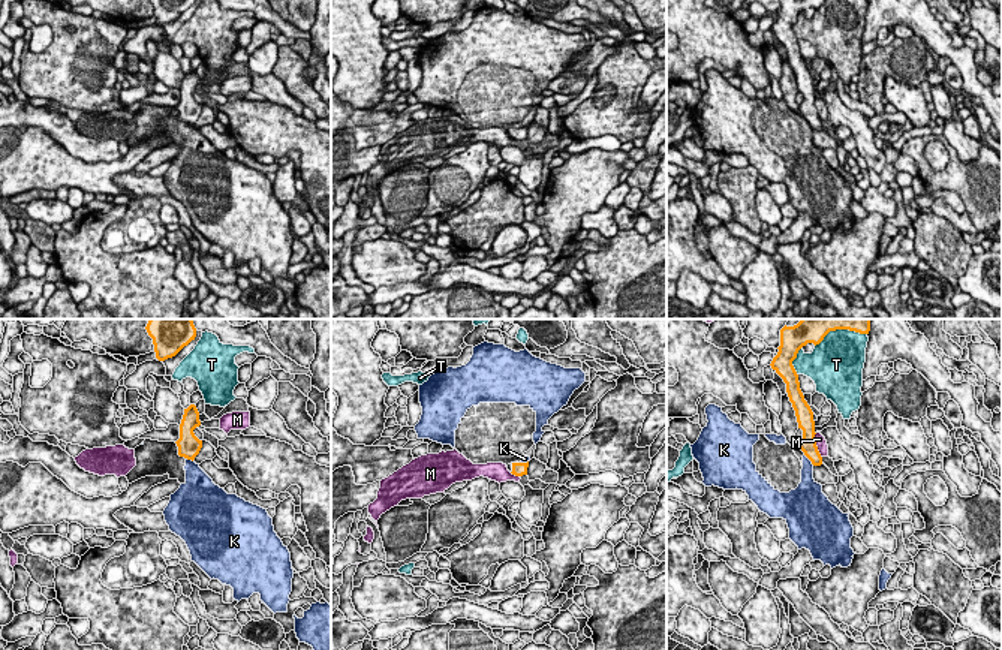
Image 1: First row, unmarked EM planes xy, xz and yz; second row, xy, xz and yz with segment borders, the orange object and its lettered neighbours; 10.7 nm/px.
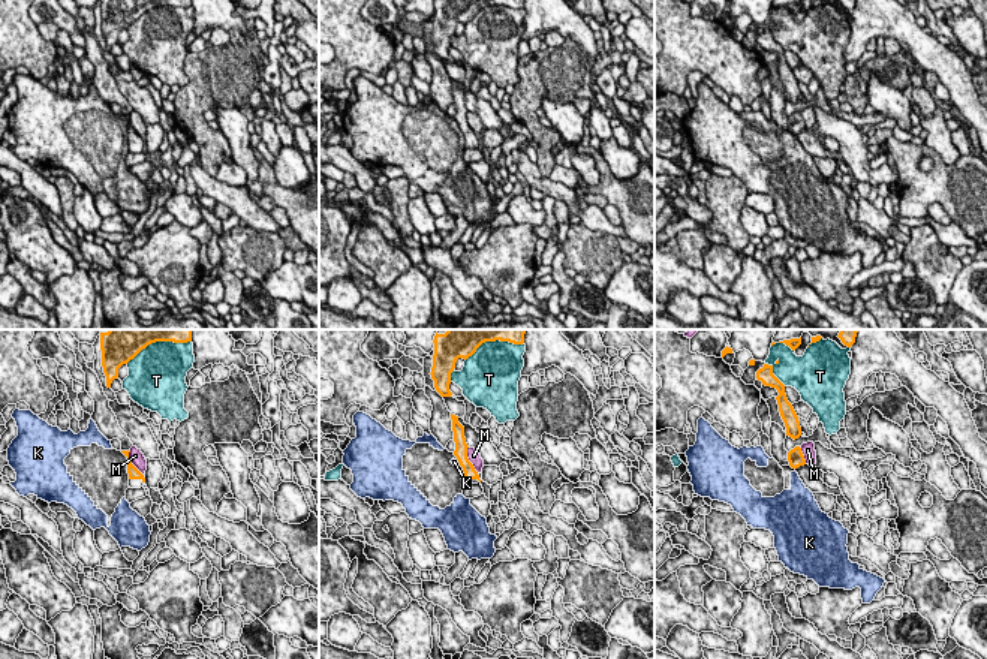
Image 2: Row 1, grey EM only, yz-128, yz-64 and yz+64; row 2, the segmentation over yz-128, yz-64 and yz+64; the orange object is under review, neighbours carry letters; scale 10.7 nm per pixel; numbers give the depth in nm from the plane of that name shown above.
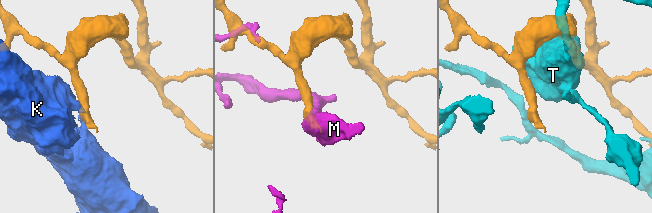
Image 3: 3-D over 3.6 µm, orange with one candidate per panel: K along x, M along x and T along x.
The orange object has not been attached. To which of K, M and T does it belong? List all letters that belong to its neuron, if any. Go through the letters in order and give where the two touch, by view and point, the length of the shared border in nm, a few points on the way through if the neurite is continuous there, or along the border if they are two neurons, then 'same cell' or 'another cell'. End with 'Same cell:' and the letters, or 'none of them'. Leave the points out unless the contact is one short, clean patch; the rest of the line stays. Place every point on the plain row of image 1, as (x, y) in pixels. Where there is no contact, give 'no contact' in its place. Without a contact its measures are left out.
K: meets orange in yz at (809, 123); contact 160 nm long; border along yz (805, 119), (814, 129); another cell
M: meets orange in yz at (815, 110); contact 280 nm long; border along yz (815, 98), (815, 110), (821, 122); another cell
T: meets orange in yz at (793, 24); contact 320 nm long; another cell
Same cell: none of them

